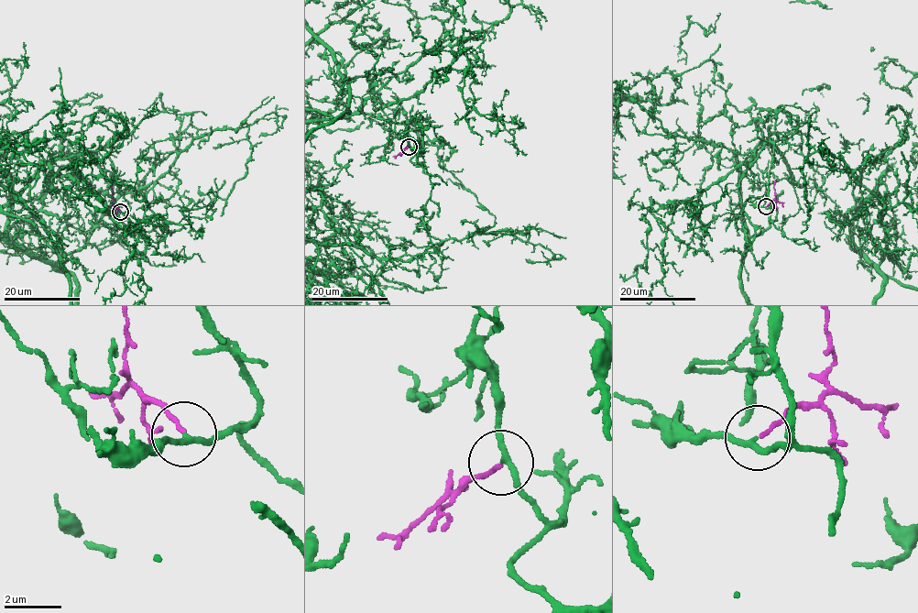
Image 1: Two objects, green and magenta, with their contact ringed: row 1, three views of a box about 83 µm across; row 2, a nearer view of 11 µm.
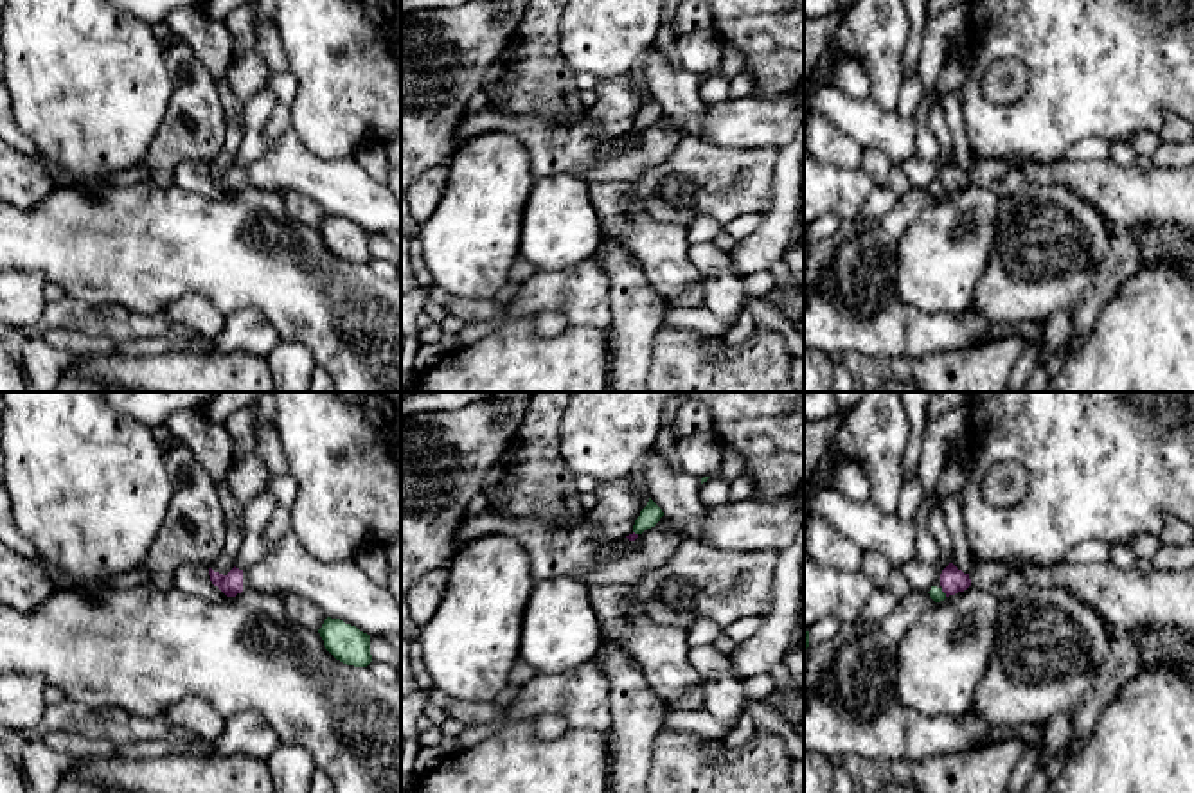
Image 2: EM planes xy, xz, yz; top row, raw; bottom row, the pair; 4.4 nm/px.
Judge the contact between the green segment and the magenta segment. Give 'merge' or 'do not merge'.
do not merge

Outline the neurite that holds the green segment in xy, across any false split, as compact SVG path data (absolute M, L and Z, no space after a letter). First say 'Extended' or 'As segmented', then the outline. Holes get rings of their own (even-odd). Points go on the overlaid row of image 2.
As segmented. M327 617L318 633L336 660L354 667L367 667L372 662L370 635L356 626Z

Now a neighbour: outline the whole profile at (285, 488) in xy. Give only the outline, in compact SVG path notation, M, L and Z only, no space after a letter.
M291 473L272 475L266 491L275 496L277 507L291 509L298 495L298 484Z

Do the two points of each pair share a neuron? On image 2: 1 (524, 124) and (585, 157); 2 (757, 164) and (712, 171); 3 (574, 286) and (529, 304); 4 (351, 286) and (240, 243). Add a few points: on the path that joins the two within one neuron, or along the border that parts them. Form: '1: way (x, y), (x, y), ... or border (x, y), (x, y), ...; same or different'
1: way (538, 135), (554, 146), (570, 146); same
2: way (747, 166), (723, 171); same
3: way (563, 292), (540, 294); same
4: way (324, 286), (301, 286), (281, 267), (267, 261); same

